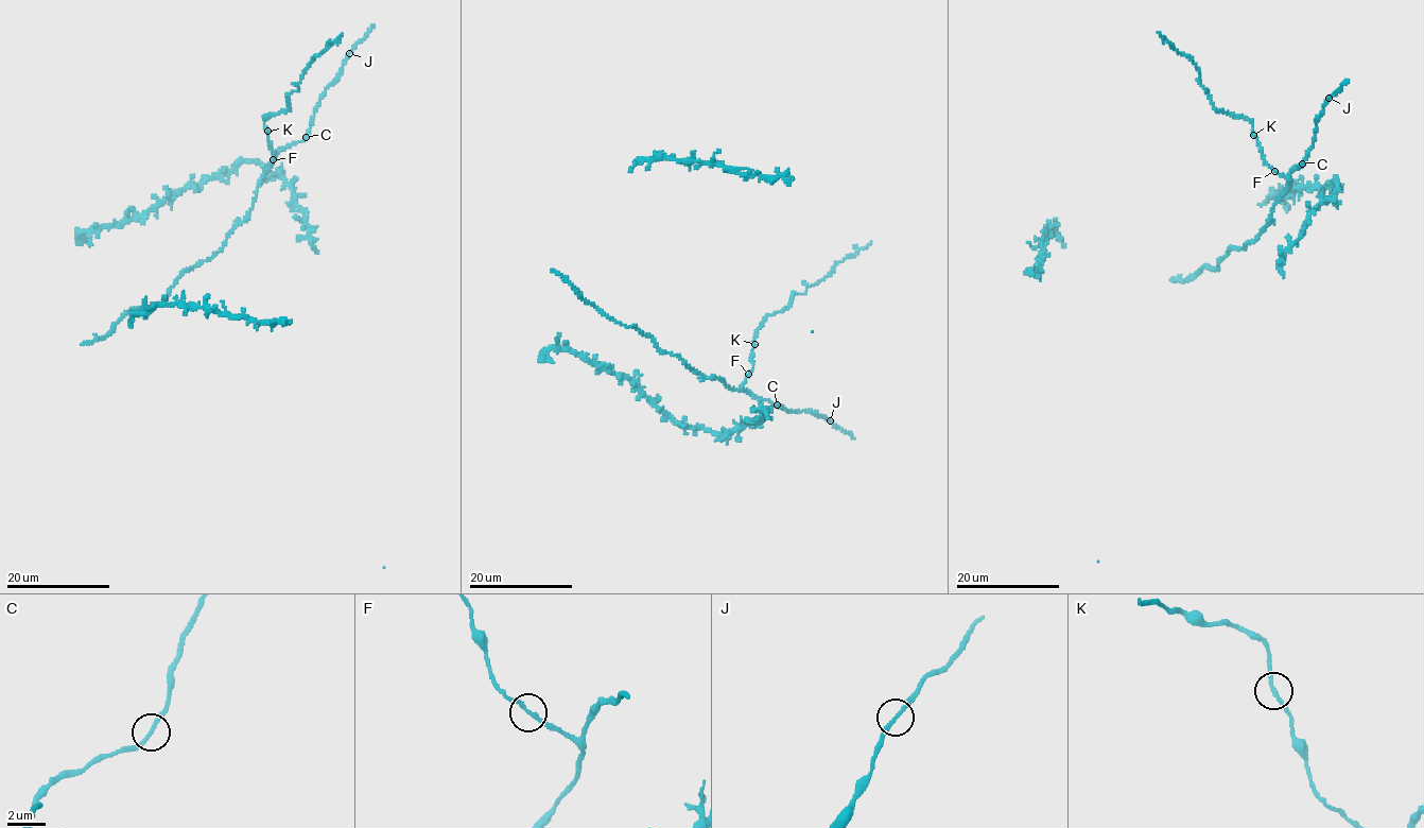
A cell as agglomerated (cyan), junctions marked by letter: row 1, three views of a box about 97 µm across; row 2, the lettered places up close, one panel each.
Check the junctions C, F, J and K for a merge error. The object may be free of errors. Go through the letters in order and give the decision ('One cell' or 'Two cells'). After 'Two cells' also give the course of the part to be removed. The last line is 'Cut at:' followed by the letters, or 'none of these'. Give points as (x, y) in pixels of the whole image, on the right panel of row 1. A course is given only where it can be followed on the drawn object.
C: One cell
F: One cell
J: Two cells. Course of the part to remove: (1329, 97), (1348, 81)
K: One cell
Cut at: J

